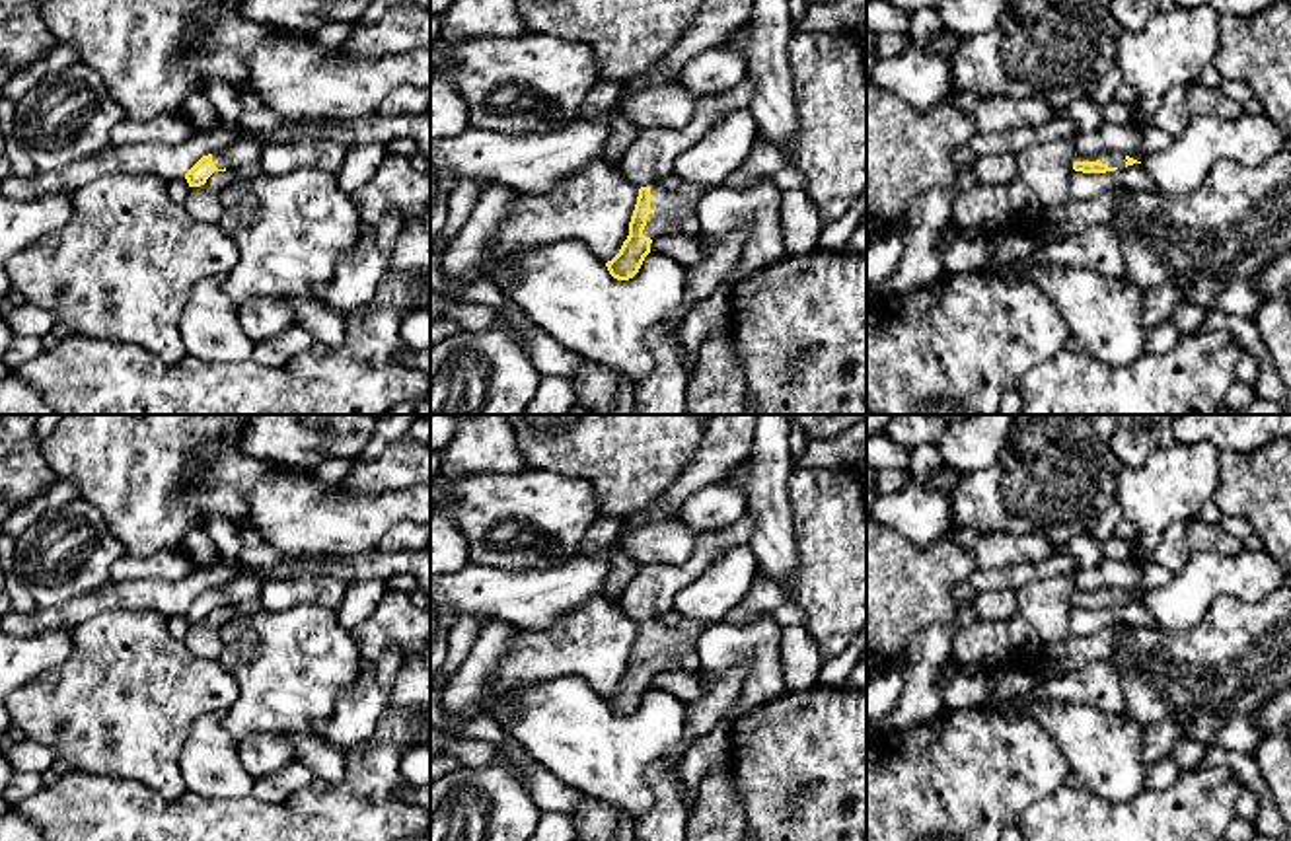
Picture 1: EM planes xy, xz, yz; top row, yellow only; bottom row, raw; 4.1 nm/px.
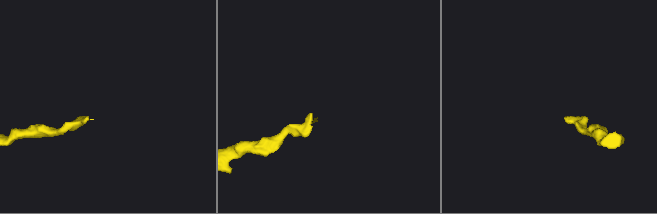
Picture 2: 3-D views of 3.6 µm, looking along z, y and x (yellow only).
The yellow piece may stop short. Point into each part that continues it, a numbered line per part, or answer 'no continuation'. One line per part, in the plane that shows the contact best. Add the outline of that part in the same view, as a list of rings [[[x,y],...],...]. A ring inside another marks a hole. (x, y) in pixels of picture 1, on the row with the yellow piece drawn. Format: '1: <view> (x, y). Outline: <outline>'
1: xz (666, 209). Outline: [[[689,181],[676,193],[666,191],[662,185],[650,185],[650,214],[643,236],[654,239],[664,234],[678,234],[680,220],[697,214],[697,202],[709,189]]]

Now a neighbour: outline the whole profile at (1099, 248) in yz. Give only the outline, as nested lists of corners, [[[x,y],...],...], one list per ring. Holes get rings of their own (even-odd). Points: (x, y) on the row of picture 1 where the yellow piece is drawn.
[[[1032,224],[1036,249],[1022,263],[993,273],[1005,282],[1036,280],[1050,269],[1088,269],[1102,276],[1120,278],[1127,271],[1122,236],[1108,224],[1098,224],[1063,239],[1044,239]]]

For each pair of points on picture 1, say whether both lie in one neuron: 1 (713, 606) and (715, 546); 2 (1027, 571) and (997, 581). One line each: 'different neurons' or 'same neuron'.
1: different neurons
2: same neuron

